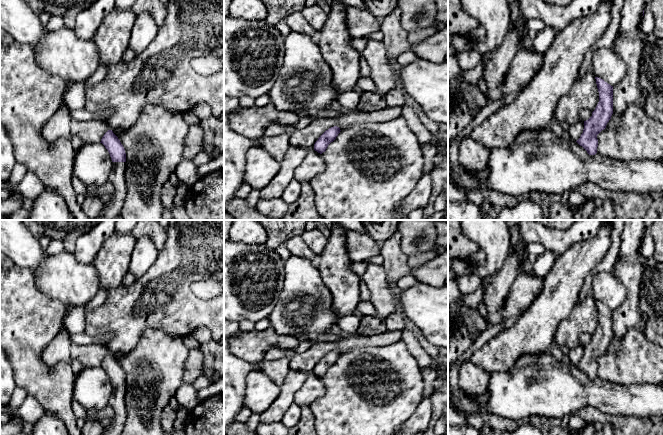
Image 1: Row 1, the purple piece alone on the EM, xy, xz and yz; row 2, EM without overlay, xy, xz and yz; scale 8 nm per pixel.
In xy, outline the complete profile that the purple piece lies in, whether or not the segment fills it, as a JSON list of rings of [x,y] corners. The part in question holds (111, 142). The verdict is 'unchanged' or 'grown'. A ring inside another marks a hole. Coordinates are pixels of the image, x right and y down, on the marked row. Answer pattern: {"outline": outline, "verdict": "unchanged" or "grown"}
{"outline": [[[14,42],[11,45],[3,46],[0,44],[0,124],[7,130],[10,140],[14,146],[16,161],[25,165],[28,171],[33,172],[44,184],[61,195],[74,216],[75,220],[113,220],[121,215],[123,204],[126,198],[126,153],[123,145],[112,130],[108,130],[101,139],[101,142],[108,150],[112,160],[112,170],[109,175],[109,182],[114,186],[111,200],[104,204],[100,216],[95,219],[88,218],[81,206],[76,201],[76,192],[71,182],[73,176],[73,164],[75,152],[70,138],[58,138],[55,141],[48,141],[41,135],[43,125],[59,108],[67,82],[57,76],[46,73],[40,69],[35,61],[33,50],[25,44]]], "verdict": "grown"}

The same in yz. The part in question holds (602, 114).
{"outline": [[[595,77],[599,92],[599,102],[592,116],[584,121],[584,129],[576,141],[589,155],[597,153],[597,135],[606,128],[613,114],[613,86],[599,77]]], "verdict": "unchanged"}

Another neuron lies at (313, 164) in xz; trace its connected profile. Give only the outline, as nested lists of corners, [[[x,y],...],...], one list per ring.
[[[310,148],[301,164],[296,168],[294,172],[294,179],[300,184],[310,183],[310,181],[324,172],[326,164],[321,154]]]

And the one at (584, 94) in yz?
[[[588,71],[583,77],[578,77],[567,95],[563,96],[555,108],[554,116],[559,123],[567,121],[570,125],[575,124],[580,119],[582,110],[587,109],[593,112],[599,102],[599,92],[596,79],[593,73]]]

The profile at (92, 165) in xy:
[[[102,143],[83,144],[75,153],[73,175],[86,186],[100,186],[109,181],[112,160]]]

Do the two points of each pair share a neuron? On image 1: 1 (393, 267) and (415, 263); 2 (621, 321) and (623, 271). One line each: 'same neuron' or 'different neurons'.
1: different neurons
2: same neuron

